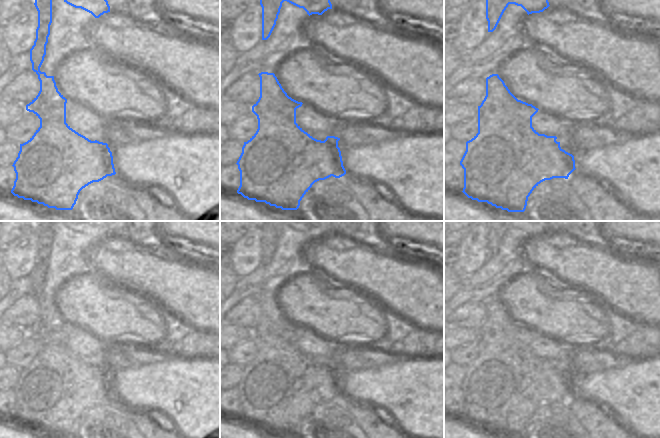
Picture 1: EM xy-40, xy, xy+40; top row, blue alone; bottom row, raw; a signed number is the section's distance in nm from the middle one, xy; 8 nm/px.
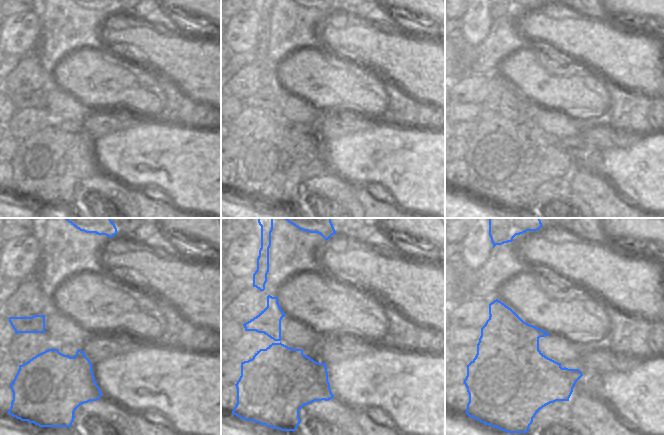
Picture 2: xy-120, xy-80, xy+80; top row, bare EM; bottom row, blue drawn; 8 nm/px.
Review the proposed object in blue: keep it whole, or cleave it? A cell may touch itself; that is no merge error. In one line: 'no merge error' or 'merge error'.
merge error

